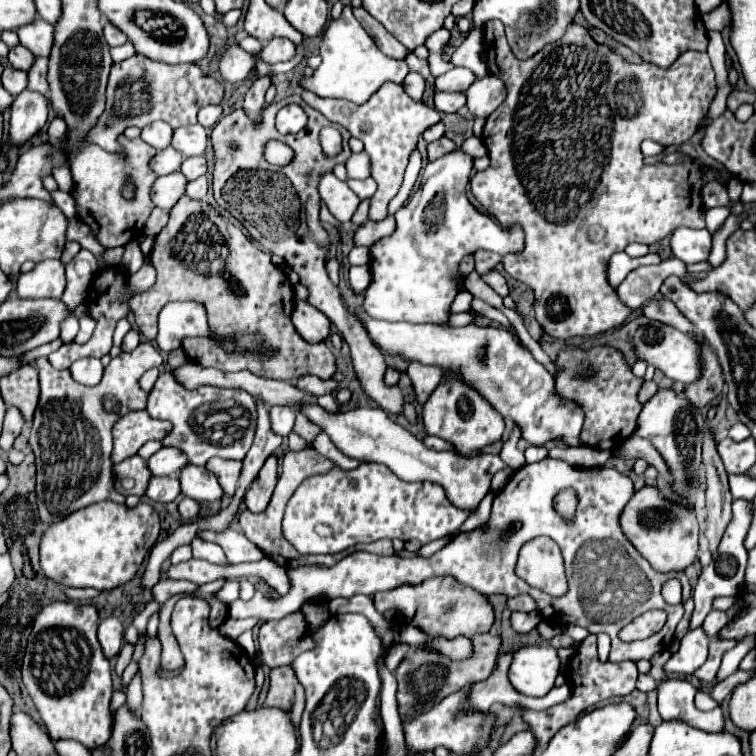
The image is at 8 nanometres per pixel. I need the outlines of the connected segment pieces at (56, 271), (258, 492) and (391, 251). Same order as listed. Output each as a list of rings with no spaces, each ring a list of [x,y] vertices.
[[[47,259],[37,263],[31,271],[21,273],[17,281],[17,295],[23,299],[55,297],[65,291],[65,265],[59,259]]]
[[[271,455],[271,457],[265,461],[265,465],[261,467],[261,471],[259,471],[259,475],[255,477],[255,481],[251,483],[251,487],[247,489],[245,507],[247,507],[249,511],[253,511],[253,513],[265,511],[265,507],[267,507],[269,501],[271,501],[275,483],[277,483],[277,457]]]
[[[461,149],[427,163],[419,191],[395,213],[397,231],[371,245],[373,281],[365,291],[363,303],[369,317],[407,323],[443,323],[457,295],[457,265],[467,253],[475,253],[477,249],[499,255],[523,251],[525,239],[521,225],[501,227],[469,203],[465,189],[471,169],[473,157]]]

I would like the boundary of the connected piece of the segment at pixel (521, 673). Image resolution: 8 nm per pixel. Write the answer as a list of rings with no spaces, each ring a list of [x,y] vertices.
[[[521,647],[513,653],[507,677],[517,693],[543,697],[551,691],[559,665],[557,649],[553,647]]]

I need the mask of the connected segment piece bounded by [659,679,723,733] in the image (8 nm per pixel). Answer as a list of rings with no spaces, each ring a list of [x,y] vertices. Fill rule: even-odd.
[[[669,679],[659,685],[659,713],[663,721],[683,721],[695,729],[709,733],[723,731],[721,709],[699,711],[693,703],[697,689],[681,679]]]

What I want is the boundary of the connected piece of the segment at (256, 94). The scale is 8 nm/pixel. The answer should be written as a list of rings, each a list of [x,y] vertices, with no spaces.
[[[255,75],[247,95],[245,95],[245,105],[243,109],[247,111],[247,115],[253,119],[253,121],[259,121],[259,113],[263,109],[263,103],[265,103],[265,91],[267,87],[271,85],[271,75]]]

